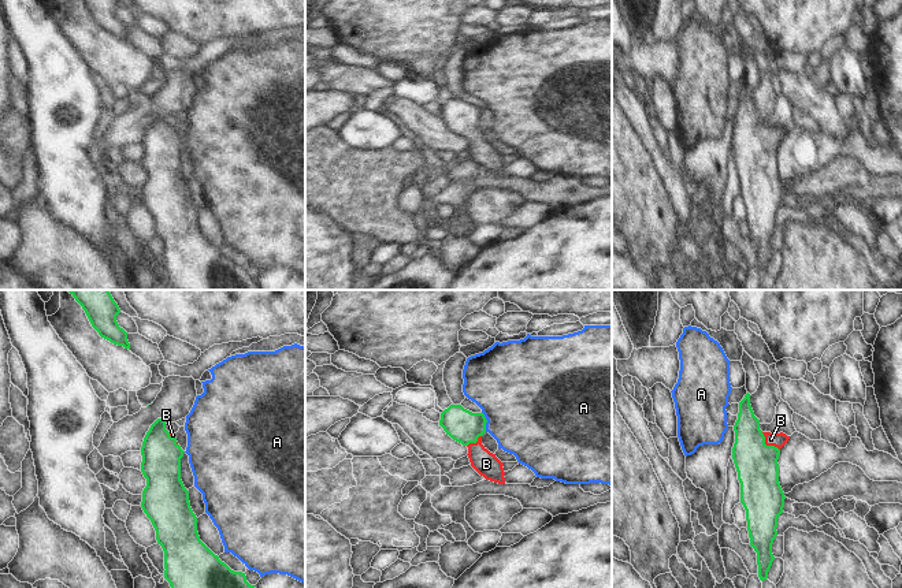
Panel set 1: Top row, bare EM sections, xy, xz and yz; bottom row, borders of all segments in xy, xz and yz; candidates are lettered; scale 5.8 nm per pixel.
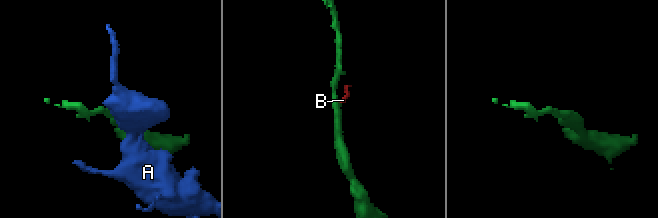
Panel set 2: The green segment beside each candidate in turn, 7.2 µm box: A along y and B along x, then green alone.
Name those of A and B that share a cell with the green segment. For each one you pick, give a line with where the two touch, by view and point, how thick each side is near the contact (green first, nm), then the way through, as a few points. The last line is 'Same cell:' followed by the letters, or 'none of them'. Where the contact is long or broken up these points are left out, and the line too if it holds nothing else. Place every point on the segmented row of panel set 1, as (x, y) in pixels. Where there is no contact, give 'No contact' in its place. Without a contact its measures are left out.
B: Touches green at yz (765, 445). Thickness 240 nm (green) against 80 nm. Path across: yz (757, 466), (757, 453), (765, 445), (771, 439)
Same cell: B

